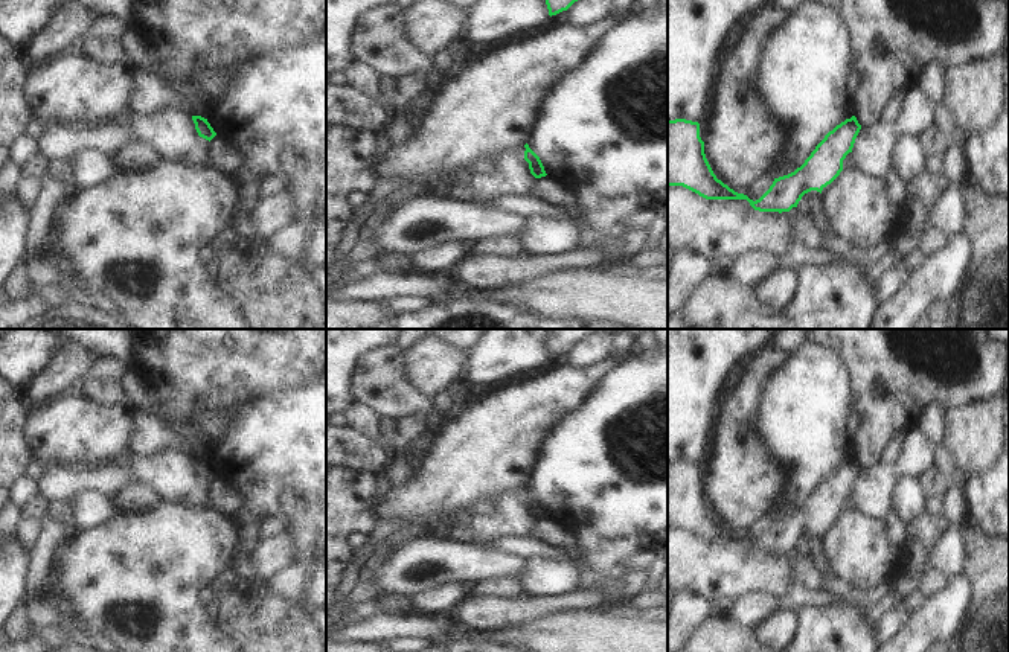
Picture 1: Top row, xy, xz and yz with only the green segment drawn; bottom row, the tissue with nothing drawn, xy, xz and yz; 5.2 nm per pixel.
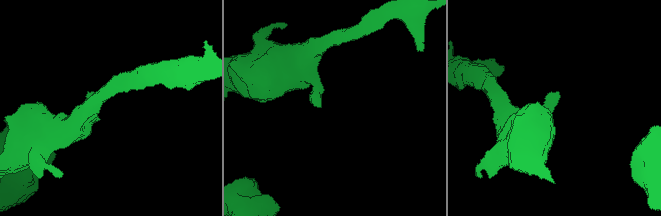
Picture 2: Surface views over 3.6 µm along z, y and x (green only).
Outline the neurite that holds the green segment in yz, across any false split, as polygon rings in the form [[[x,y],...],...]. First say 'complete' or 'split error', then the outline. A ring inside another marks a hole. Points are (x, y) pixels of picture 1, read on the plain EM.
complete | [[[855,457],[837,466],[800,509],[774,519],[770,530],[753,542],[716,519],[704,495],[698,463],[668,462],[668,527],[683,527],[706,541],[747,541],[759,553],[790,553],[805,535],[822,535],[840,516],[860,471]]]

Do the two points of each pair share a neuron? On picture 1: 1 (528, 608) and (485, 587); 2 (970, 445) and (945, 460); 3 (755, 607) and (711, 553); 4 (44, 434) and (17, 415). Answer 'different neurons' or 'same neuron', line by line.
1: different neurons
2: different neurons
3: different neurons
4: different neurons

